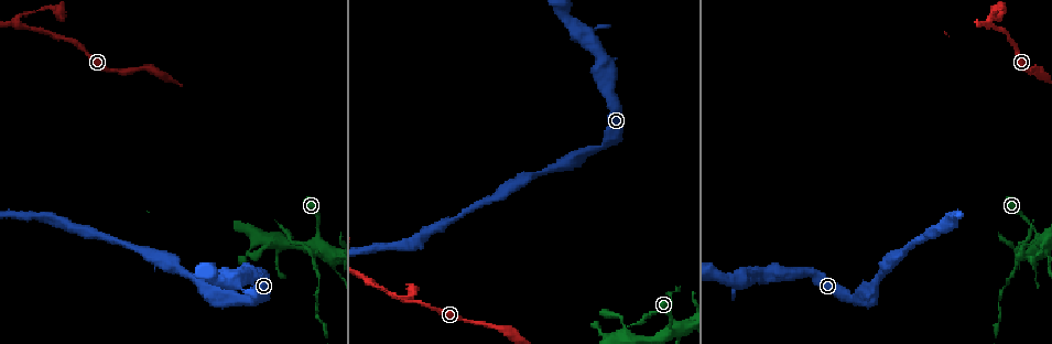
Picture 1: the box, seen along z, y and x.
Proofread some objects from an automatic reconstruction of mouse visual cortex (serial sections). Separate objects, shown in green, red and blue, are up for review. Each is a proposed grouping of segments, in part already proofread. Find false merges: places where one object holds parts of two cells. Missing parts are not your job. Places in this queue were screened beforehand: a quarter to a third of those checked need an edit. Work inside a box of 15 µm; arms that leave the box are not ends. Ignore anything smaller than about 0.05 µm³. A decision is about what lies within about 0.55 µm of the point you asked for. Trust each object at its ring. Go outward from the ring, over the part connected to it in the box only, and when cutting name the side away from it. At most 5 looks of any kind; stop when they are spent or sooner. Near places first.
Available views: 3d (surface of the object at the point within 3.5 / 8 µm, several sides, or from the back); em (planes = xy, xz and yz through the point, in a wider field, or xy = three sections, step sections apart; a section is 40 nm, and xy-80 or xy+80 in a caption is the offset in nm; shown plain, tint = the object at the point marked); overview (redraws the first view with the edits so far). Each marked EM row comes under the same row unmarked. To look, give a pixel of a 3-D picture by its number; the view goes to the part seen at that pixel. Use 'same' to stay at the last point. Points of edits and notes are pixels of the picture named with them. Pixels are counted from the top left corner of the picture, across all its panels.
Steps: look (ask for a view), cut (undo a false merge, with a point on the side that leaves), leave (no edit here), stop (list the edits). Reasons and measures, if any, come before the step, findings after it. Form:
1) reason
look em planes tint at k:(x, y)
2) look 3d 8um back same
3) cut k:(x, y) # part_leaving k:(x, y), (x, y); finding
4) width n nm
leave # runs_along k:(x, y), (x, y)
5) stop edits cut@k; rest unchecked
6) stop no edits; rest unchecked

abrupt turn
look 3d 3.5um at 1:(314, 256)

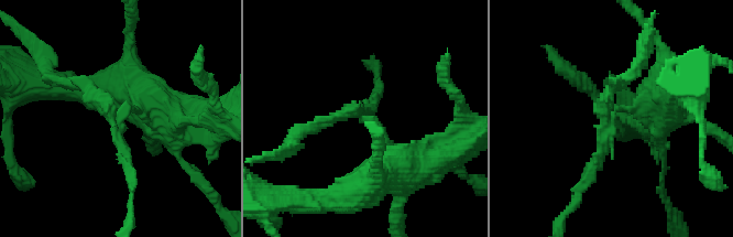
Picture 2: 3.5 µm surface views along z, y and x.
look em xy step 5 tint at 2:(614, 118)

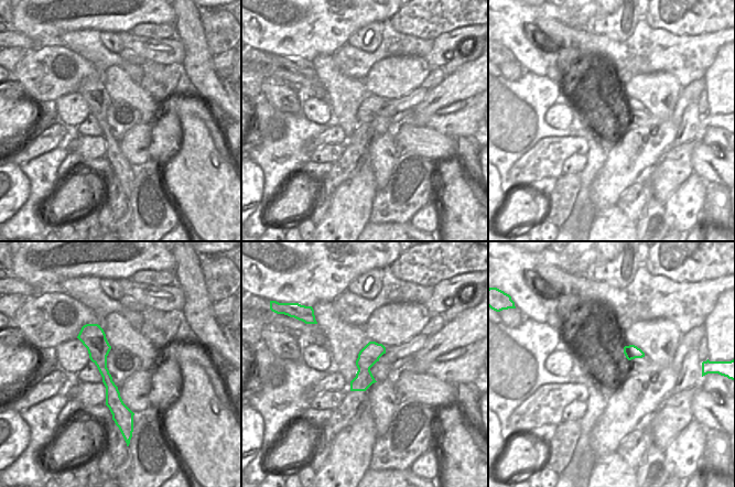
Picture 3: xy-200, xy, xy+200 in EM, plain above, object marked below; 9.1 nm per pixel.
width 180 nm
cut 2:(362, 109) # part_leaving 2:(138, 110), (118, 117), (131, 182); two cells meet here

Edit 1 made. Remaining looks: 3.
redraw
look overview

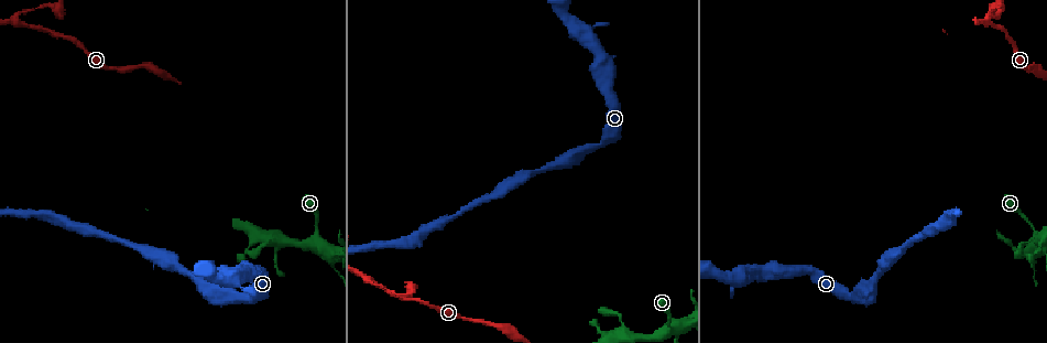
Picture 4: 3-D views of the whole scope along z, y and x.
abrupt turn
look 3d 8um at 4:(15, 21)

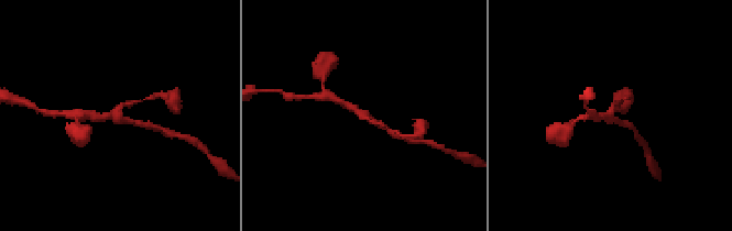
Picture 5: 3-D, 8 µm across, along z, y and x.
arms 3; arm_widths 150, 200, 250 nm; need the tissue
look em xy step 2 tint at 5:(611, 116)

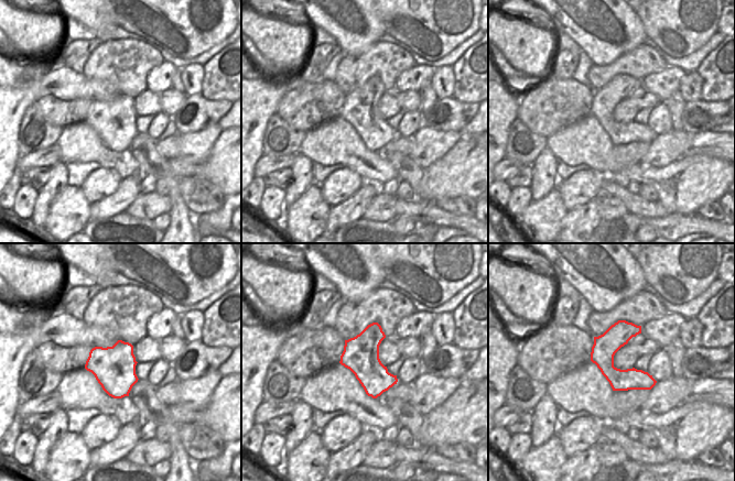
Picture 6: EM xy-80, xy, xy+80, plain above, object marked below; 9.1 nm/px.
leave # runs_along 6:(638, 328), (608, 350), (615, 387); continuous, no second cell

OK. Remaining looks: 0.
stop edits cut@2; rest unchecked

